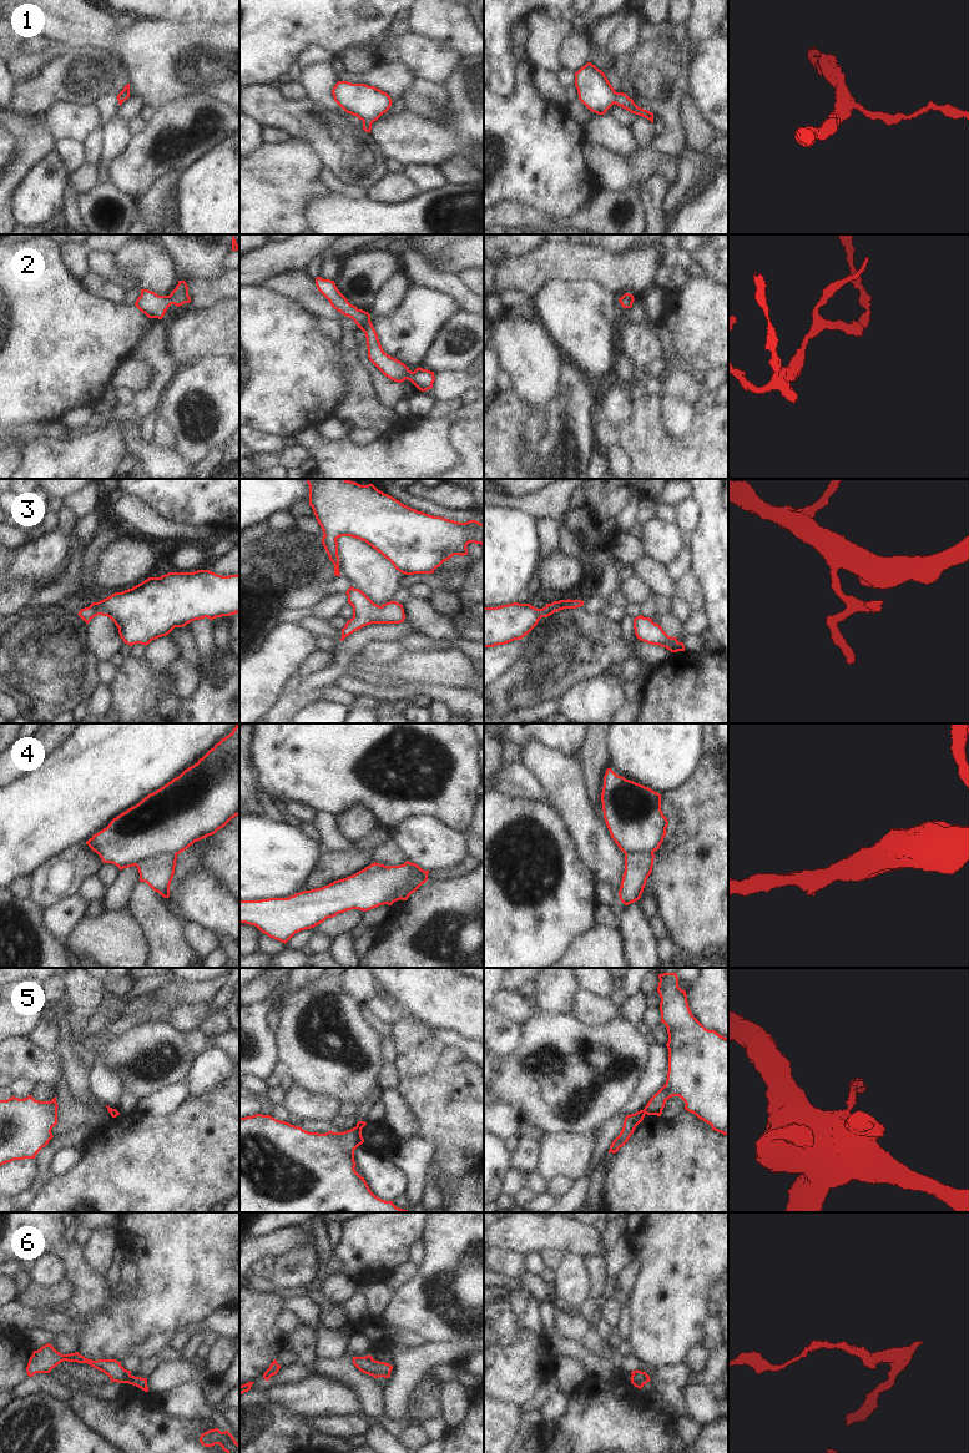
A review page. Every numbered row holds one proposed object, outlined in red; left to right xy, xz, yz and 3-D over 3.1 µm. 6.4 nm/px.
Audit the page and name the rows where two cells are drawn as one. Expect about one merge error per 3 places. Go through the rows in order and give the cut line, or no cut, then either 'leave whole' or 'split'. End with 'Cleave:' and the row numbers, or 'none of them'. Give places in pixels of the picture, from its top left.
1: no cut; leave whole
2: no cut; leave whole
3: no cut; leave whole
4: cut in xy along (176, 854), (170, 852), (149, 854), (135, 864); split
5: cut in yz along (642, 1110), (646, 1113); split
6: no cut; leave whole
Cleave: 4, 5

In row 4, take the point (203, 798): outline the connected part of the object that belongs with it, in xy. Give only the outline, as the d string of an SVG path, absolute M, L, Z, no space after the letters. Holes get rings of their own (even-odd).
M239 723L197 763L150 793L140 803L113 818L86 844L104 863L121 869L133 867L148 856L180 854L195 842L215 834L239 814Z

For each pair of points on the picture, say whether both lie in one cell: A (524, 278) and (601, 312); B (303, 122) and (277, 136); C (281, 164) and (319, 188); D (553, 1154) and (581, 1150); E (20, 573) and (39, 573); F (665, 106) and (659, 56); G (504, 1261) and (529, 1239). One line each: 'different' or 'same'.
A: different
B: different
C: same
D: same
E: same
F: same
G: different

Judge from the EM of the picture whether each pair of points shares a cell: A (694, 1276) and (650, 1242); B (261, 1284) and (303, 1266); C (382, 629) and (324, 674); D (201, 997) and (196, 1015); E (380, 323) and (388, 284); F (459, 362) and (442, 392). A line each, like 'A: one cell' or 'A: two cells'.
A: one cell
B: two cells
C: one cell
D: two cells
E: two cells
F: two cells

